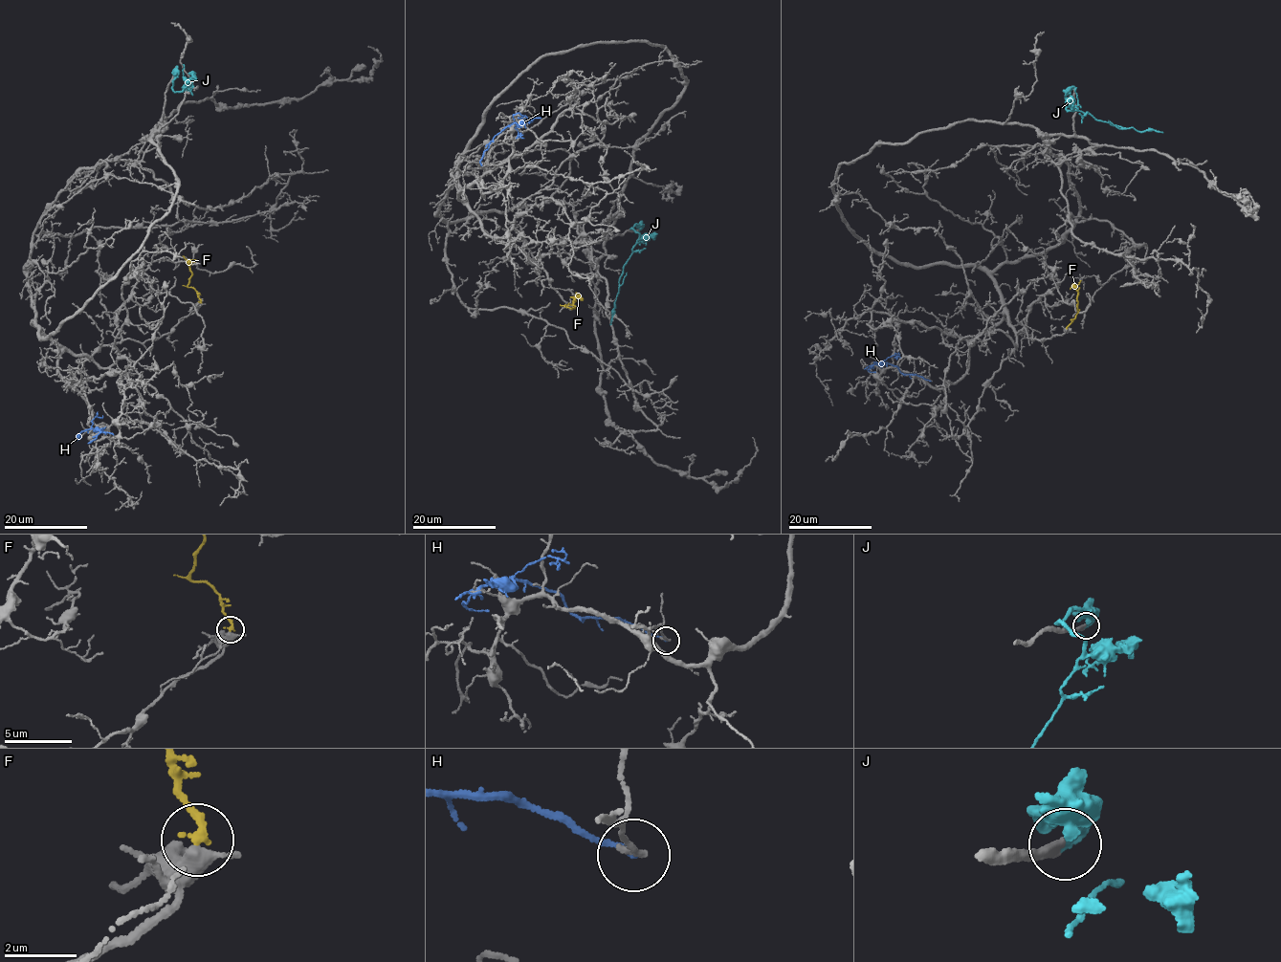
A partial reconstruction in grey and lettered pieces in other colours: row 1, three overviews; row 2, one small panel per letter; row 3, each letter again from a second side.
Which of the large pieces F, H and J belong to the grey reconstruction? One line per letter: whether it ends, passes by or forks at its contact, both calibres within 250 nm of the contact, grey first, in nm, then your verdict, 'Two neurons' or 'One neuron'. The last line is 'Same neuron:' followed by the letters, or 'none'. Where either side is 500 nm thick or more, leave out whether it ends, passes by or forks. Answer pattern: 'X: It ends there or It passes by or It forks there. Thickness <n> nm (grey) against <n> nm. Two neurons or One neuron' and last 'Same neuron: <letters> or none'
F: Thickness 550 nm (grey) against 240 nm. One neuron
H: It ends there. Thickness 140 nm (grey) against 150 nm. Two neurons
J: It ends there. Thickness 280 nm (grey) against 240 nm. One neuron
Same neuron: F, J

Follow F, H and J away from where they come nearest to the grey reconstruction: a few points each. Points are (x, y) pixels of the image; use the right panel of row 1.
F: (1067, 327), (1077, 313), (1075, 285), (1081, 280)
H: (930, 381), (901, 373), (896, 366), (884, 362), (872, 364), (868, 369), (875, 371)
J: (1073, 86), (1066, 96), (1066, 109), (1090, 114), (1115, 126), (1161, 132)

